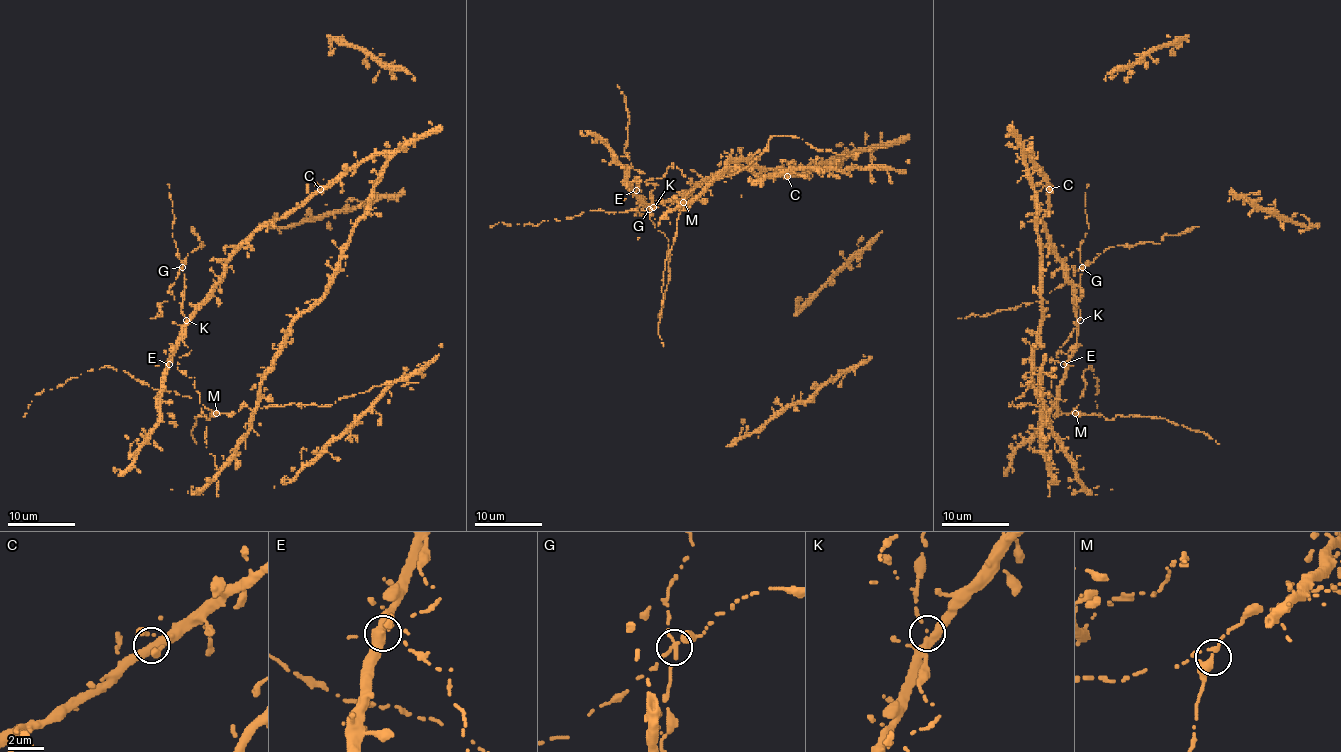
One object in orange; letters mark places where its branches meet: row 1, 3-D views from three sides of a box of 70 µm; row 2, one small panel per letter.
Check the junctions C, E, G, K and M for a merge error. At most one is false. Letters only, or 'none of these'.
G

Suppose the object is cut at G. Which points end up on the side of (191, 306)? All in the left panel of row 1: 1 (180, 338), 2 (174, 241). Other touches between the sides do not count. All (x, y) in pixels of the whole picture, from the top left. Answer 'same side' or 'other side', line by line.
1: same side
2: same side

